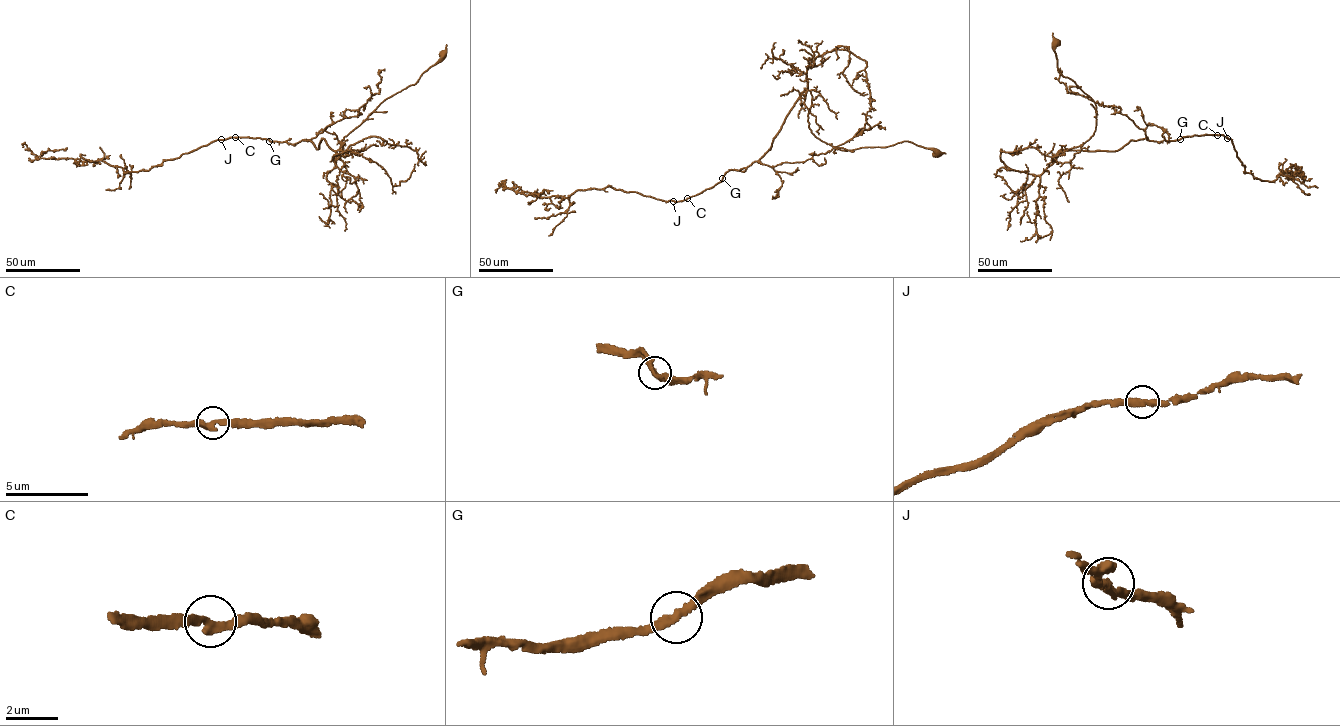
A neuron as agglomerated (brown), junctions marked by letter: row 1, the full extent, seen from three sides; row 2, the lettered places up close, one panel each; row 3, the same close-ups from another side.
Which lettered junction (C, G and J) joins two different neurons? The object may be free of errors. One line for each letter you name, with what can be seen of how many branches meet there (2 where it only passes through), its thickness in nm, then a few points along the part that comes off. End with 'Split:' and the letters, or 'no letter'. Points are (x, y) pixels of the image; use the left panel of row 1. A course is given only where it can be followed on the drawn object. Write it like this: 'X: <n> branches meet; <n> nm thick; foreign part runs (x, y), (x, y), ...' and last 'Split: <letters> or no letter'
Split: no letter

